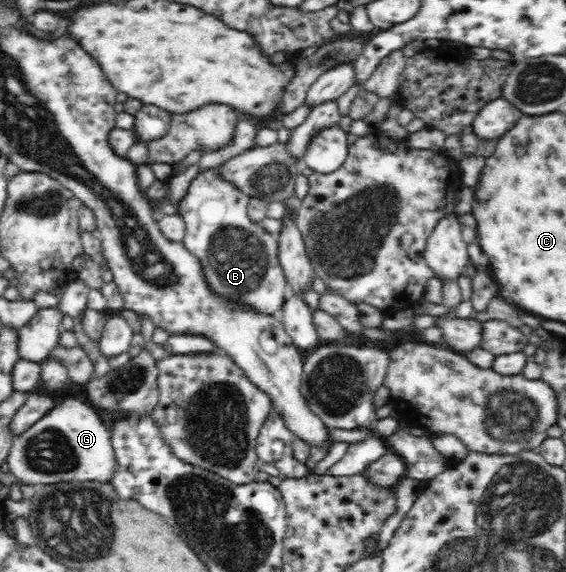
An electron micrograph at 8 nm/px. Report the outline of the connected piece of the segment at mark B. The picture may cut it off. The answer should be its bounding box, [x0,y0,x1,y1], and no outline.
[179,167,289,316]

